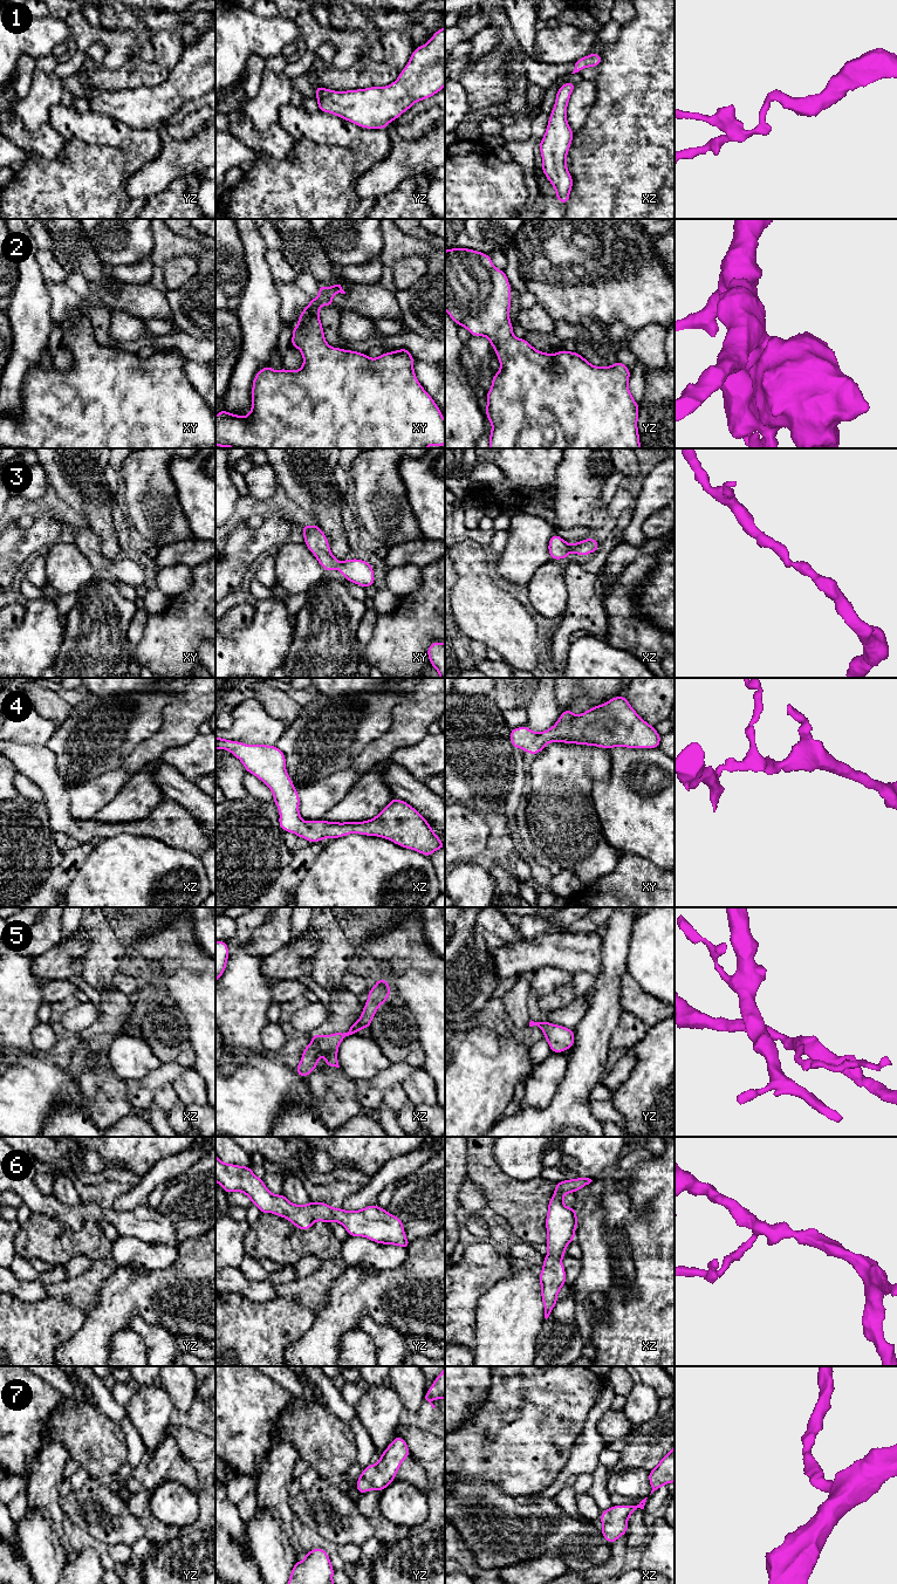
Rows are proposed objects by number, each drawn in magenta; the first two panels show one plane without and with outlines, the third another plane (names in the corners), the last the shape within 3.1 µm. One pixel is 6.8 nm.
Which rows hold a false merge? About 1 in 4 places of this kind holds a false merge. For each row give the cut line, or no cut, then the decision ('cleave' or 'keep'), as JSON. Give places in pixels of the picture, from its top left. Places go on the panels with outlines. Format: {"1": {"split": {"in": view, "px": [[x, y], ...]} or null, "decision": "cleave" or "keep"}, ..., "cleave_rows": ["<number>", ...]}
{"1": {"split": null, "decision": "keep"}, "2": {"split": null, "decision": "keep"}, "3": {"split": null, "decision": "keep"}, "4": {"split": null, "decision": "keep"}, "5": {"split": null, "decision": "keep"}, "6": {"split": null, "decision": "keep"}, "7": {"split": null, "decision": "keep"}, "cleave_rows": []}

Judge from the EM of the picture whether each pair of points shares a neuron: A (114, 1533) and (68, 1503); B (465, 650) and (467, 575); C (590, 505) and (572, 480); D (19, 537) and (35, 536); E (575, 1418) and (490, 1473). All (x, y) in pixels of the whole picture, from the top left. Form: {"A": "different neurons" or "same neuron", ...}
{"A": "same neuron", "B": "different neurons", "C": "same neuron", "D": "same neuron", "E": "same neuron"}

